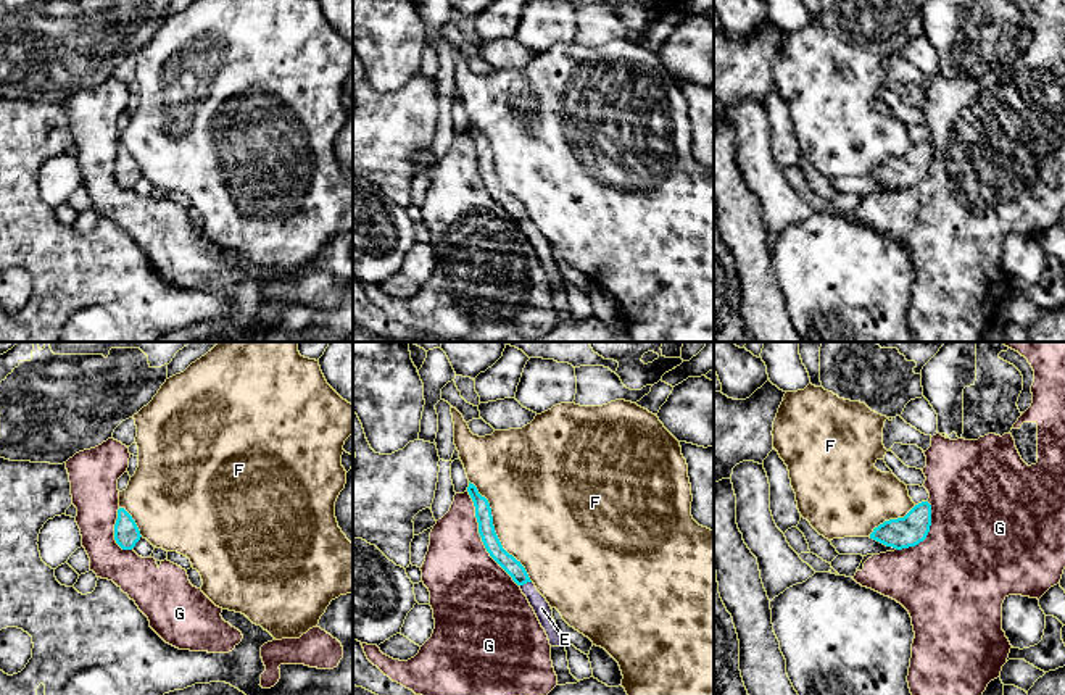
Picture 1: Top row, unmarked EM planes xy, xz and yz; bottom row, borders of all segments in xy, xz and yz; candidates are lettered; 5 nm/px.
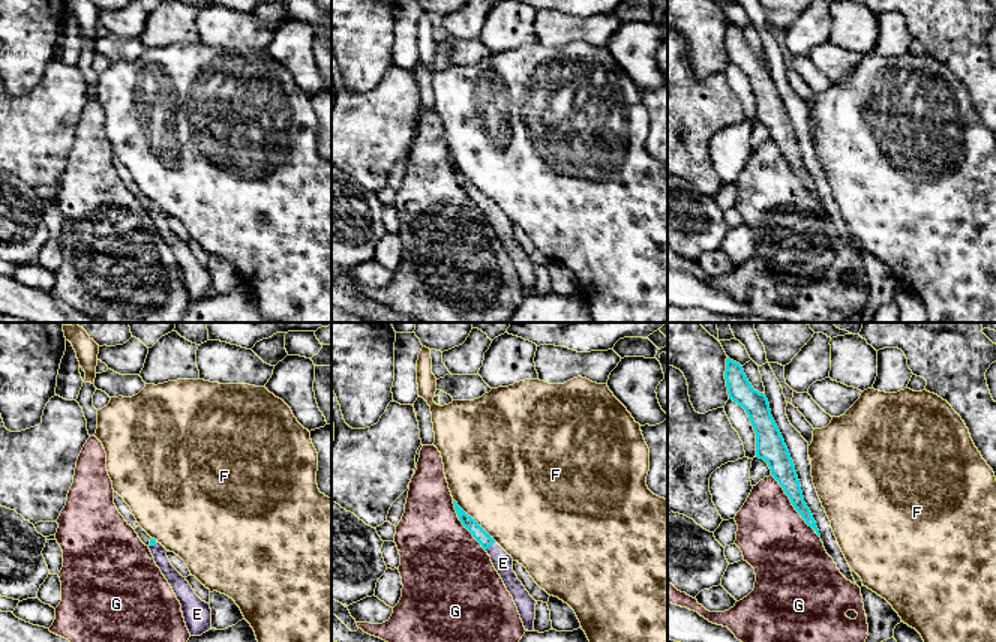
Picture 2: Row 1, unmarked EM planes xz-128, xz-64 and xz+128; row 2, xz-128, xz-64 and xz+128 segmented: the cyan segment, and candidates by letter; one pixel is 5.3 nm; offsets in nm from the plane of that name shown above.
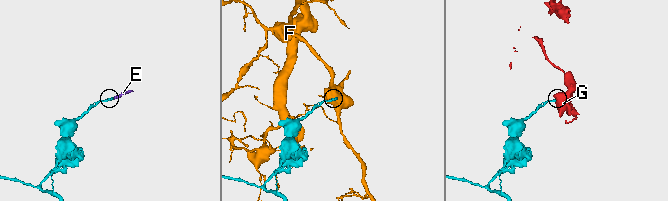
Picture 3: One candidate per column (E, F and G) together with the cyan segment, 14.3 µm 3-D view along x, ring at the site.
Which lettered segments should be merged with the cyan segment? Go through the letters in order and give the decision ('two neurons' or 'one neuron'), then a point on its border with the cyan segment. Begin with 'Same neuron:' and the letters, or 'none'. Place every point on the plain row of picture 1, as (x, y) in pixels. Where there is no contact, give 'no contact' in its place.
Same neuron: E
E: one neuron; contact xz (524, 221)
F: two neurons; contact xz (493, 170)
G: two neurons; contact xz (482, 178)

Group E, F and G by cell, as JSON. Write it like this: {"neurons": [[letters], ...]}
{"neurons": [["E"], ["F"], ["G"]]}

